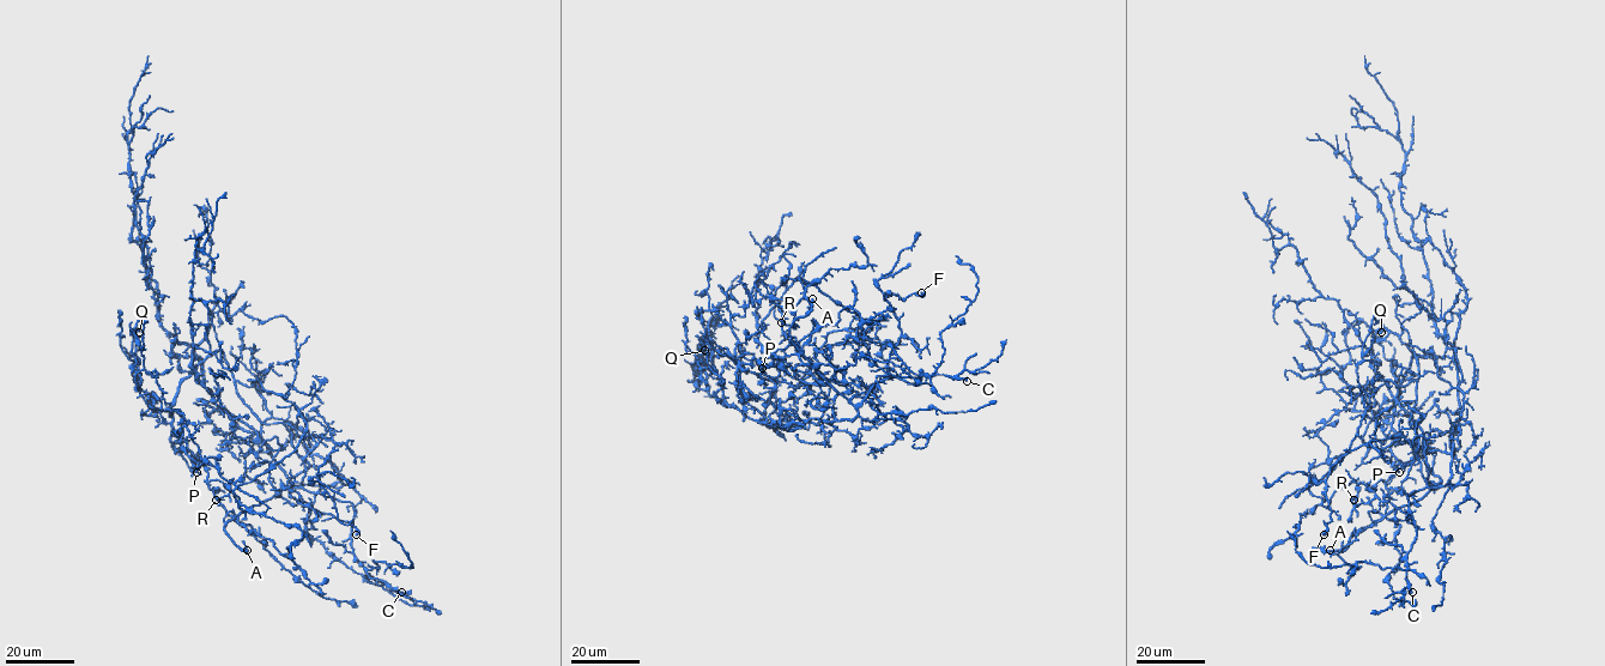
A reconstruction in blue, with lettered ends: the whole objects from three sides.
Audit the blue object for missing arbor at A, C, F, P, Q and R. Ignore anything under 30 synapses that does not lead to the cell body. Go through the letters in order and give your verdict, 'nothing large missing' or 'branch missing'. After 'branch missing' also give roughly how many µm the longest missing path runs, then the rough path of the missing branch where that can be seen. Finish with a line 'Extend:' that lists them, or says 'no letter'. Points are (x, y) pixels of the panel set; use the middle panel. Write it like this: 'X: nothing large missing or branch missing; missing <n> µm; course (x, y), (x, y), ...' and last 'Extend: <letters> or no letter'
A: branch missing; missing 90 µm; course (812, 298), (824, 295), (854, 272), (871, 279), (874, 270), (904, 242), (862, 222), (841, 219), (780, 230)
C: nothing large missing
F: nothing large missing
P: branch missing; missing 35 µm; course (762, 368), (769, 381), (786, 376), (797, 398), (812, 409)
Q: nothing large missing
R: nothing large missing
Extend: A, P

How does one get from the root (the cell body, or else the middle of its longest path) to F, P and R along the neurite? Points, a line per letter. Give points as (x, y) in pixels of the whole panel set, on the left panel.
F: (288, 484), (301, 486), (304, 458), (322, 436), (332, 440), (319, 480), (356, 534)
P: (288, 484), (260, 504), (230, 516), (210, 488), (206, 467), (193, 455), (191, 462), (197, 472)
R: (288, 484), (309, 464), (236, 381), (291, 401), (307, 427), (234, 490), (240, 507), (229, 482), (216, 500)

